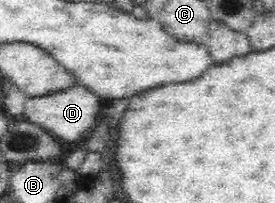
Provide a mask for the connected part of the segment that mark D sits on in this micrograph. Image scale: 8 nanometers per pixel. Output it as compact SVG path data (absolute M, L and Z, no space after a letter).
M76 83L52 94L28 99L23 118L43 127L58 142L72 145L72 143L76 143L80 139L88 140L91 137L93 129L98 126L98 119L102 115L102 104L104 102L102 99L88 86Z

